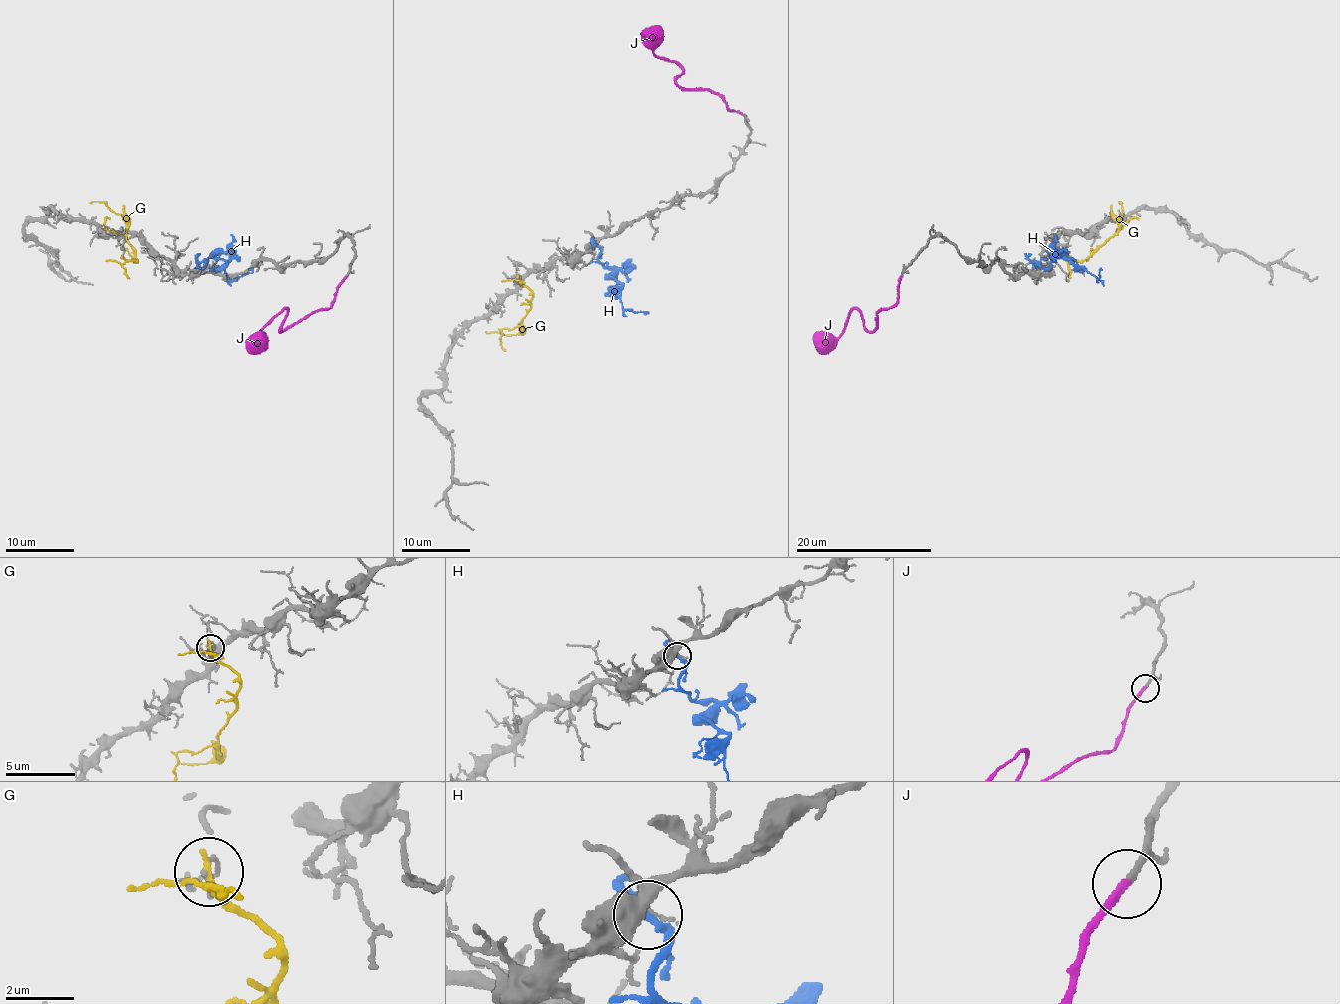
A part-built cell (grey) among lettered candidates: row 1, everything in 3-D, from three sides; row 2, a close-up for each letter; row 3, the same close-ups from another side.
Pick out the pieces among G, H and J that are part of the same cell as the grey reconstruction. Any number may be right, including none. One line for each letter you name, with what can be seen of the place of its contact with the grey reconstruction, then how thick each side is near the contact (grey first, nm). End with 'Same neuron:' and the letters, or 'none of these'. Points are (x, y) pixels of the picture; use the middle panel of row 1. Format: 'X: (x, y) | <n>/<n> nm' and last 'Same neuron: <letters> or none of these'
J: (741, 113) | 200/240 nm
Same neuron: J

